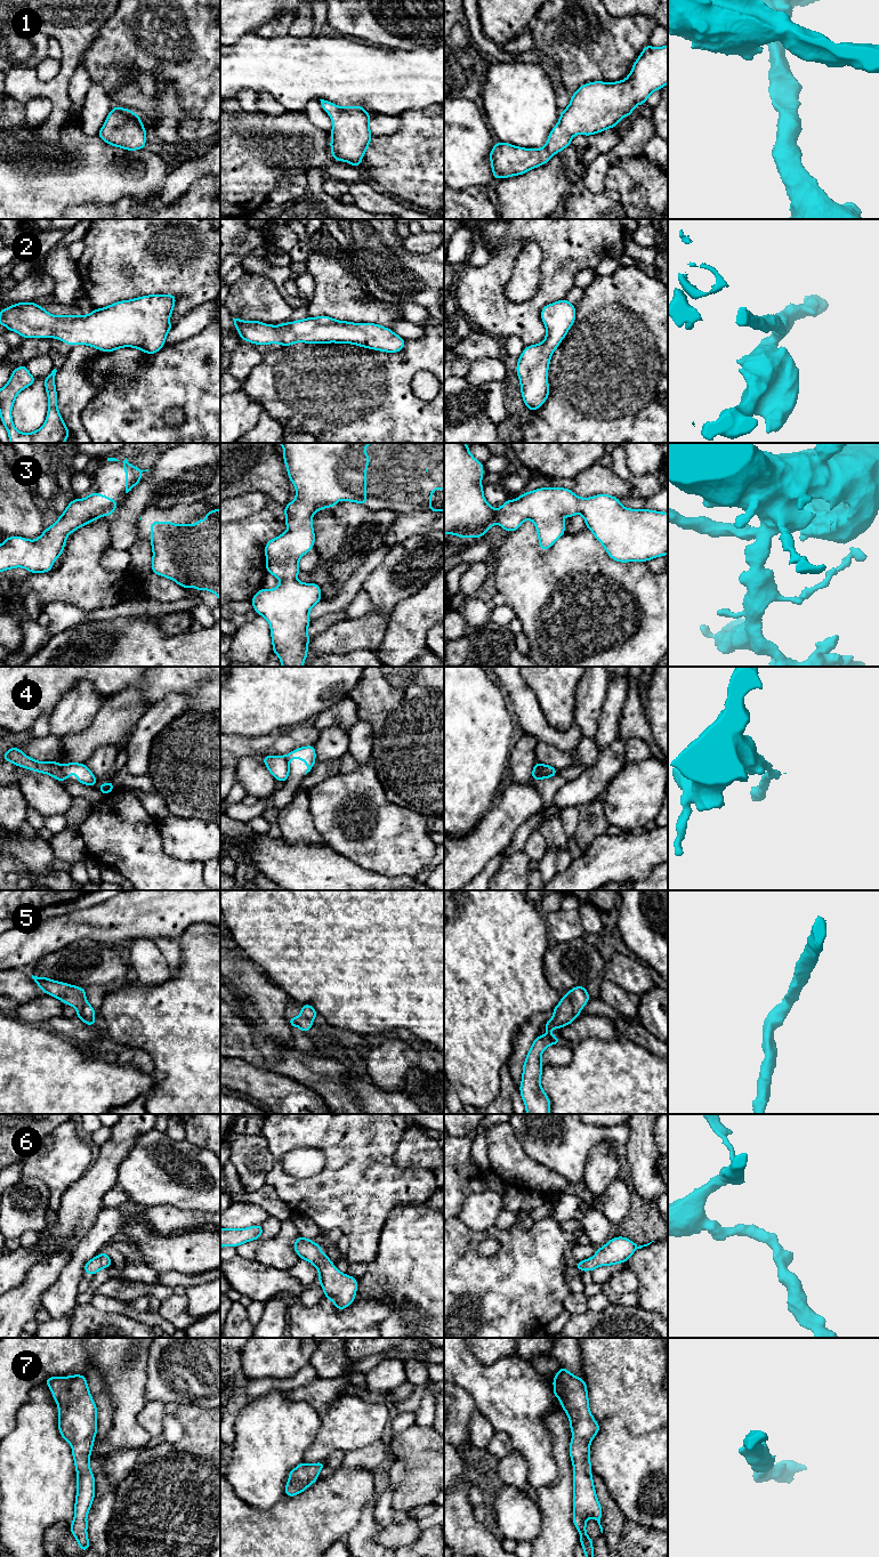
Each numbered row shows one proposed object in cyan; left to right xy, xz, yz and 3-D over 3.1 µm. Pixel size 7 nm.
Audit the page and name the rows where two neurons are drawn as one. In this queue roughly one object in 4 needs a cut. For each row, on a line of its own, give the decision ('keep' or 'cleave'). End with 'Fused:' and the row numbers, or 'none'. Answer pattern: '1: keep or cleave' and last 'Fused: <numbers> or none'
1: keep
2: keep
3: keep
4: cleave
5: keep
6: keep
7: keep
Fused: 4

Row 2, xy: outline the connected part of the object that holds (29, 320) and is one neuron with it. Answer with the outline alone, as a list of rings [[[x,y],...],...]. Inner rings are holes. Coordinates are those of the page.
[[[150,295],[139,298],[116,301],[107,307],[92,309],[90,315],[51,315],[35,302],[17,302],[0,312],[0,324],[8,330],[17,332],[23,338],[57,338],[67,345],[88,345],[98,350],[114,352],[122,347],[134,347],[146,354],[155,354],[166,342],[170,325],[170,315],[175,308],[175,295]]]

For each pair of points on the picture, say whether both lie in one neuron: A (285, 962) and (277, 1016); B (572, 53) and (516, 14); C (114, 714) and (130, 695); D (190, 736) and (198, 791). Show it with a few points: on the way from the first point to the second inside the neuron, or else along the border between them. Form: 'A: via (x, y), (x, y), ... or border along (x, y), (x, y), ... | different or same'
A: border along (281, 990), (289, 997) | different
B: border along (538, 11), (525, 30) | different
C: via (119, 709), (128, 700) | same
D: via (198, 750), (198, 777) | same

